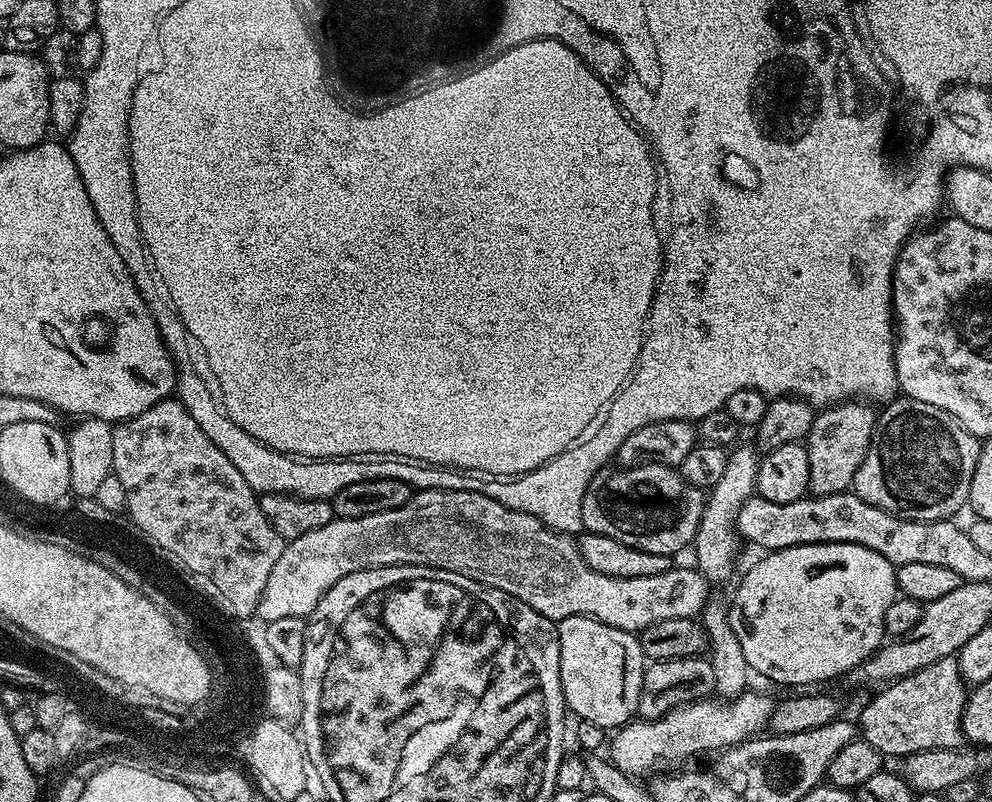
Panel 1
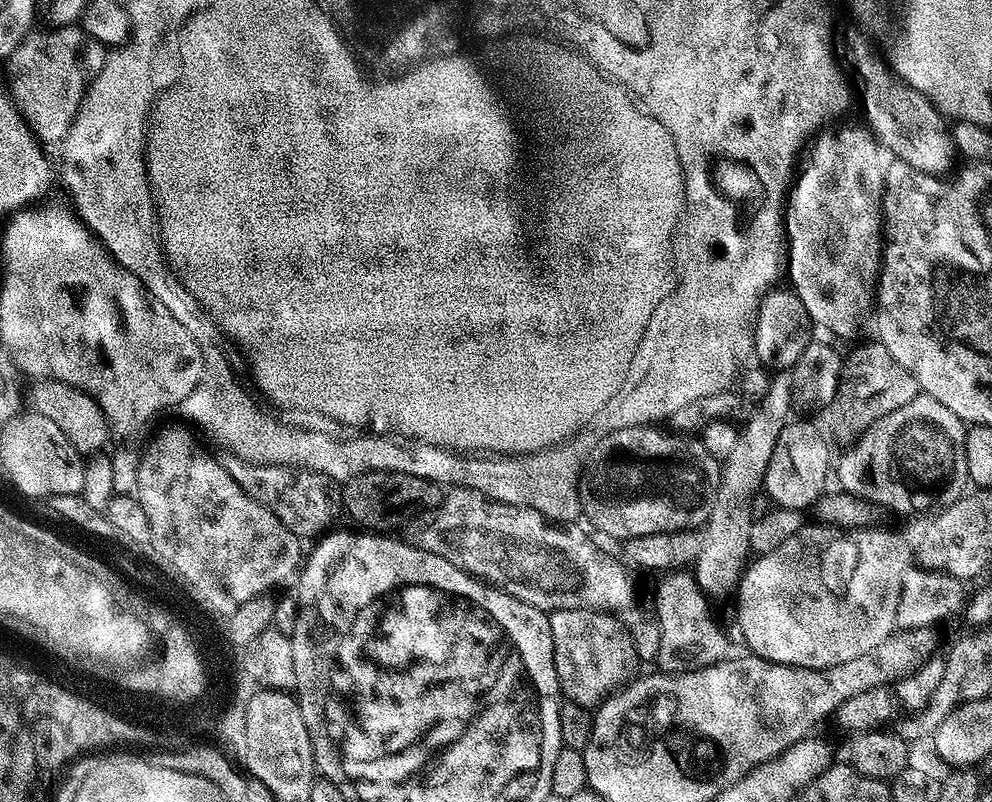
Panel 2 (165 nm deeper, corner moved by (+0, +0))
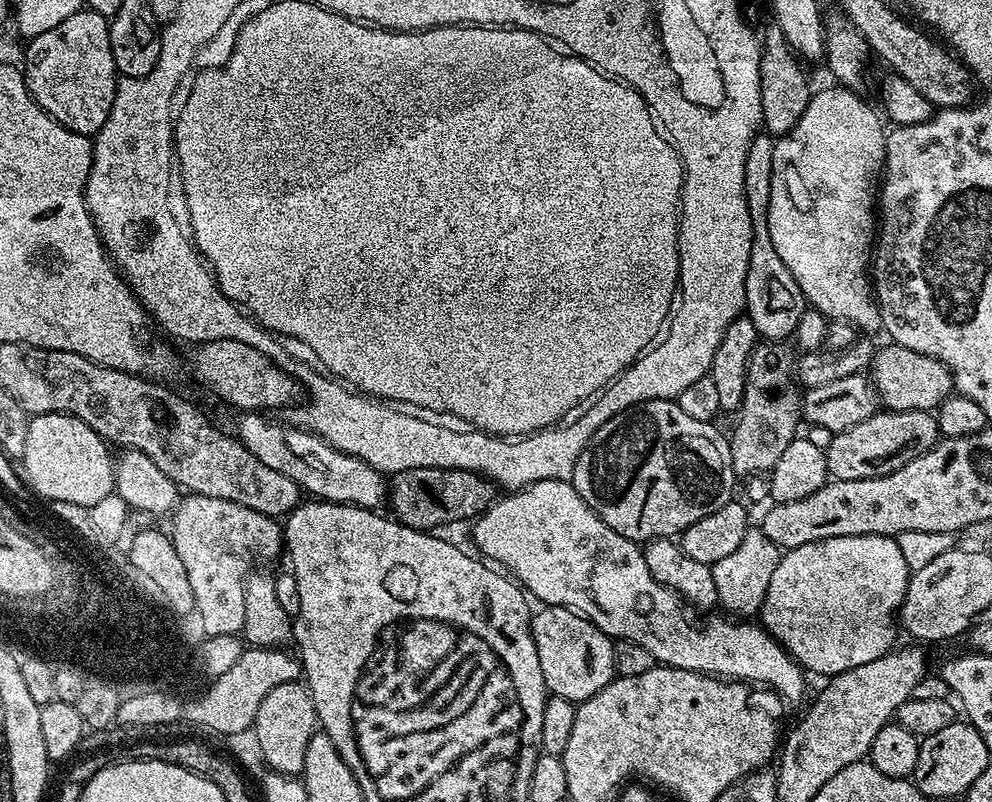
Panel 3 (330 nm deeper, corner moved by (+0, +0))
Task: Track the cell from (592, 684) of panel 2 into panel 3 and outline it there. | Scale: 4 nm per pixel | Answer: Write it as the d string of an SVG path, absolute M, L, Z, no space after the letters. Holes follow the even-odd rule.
M549 604L532 617L532 637L549 693L573 702L588 700L616 676L614 640L579 612Z

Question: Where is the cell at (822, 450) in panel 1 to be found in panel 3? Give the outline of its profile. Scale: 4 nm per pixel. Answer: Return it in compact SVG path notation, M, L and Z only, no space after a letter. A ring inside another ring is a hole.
M891 342L885 343L885 348L882 346L875 349L875 355L871 360L870 365L870 379L871 384L876 389L876 395L878 397L879 403L883 405L885 409L889 412L932 412L933 410L939 408L943 400L947 400L949 396L953 395L954 385L952 382L952 372L942 363L938 362L938 358L930 358L926 354L918 354L918 350L910 350L906 346L901 344L893 344Z

